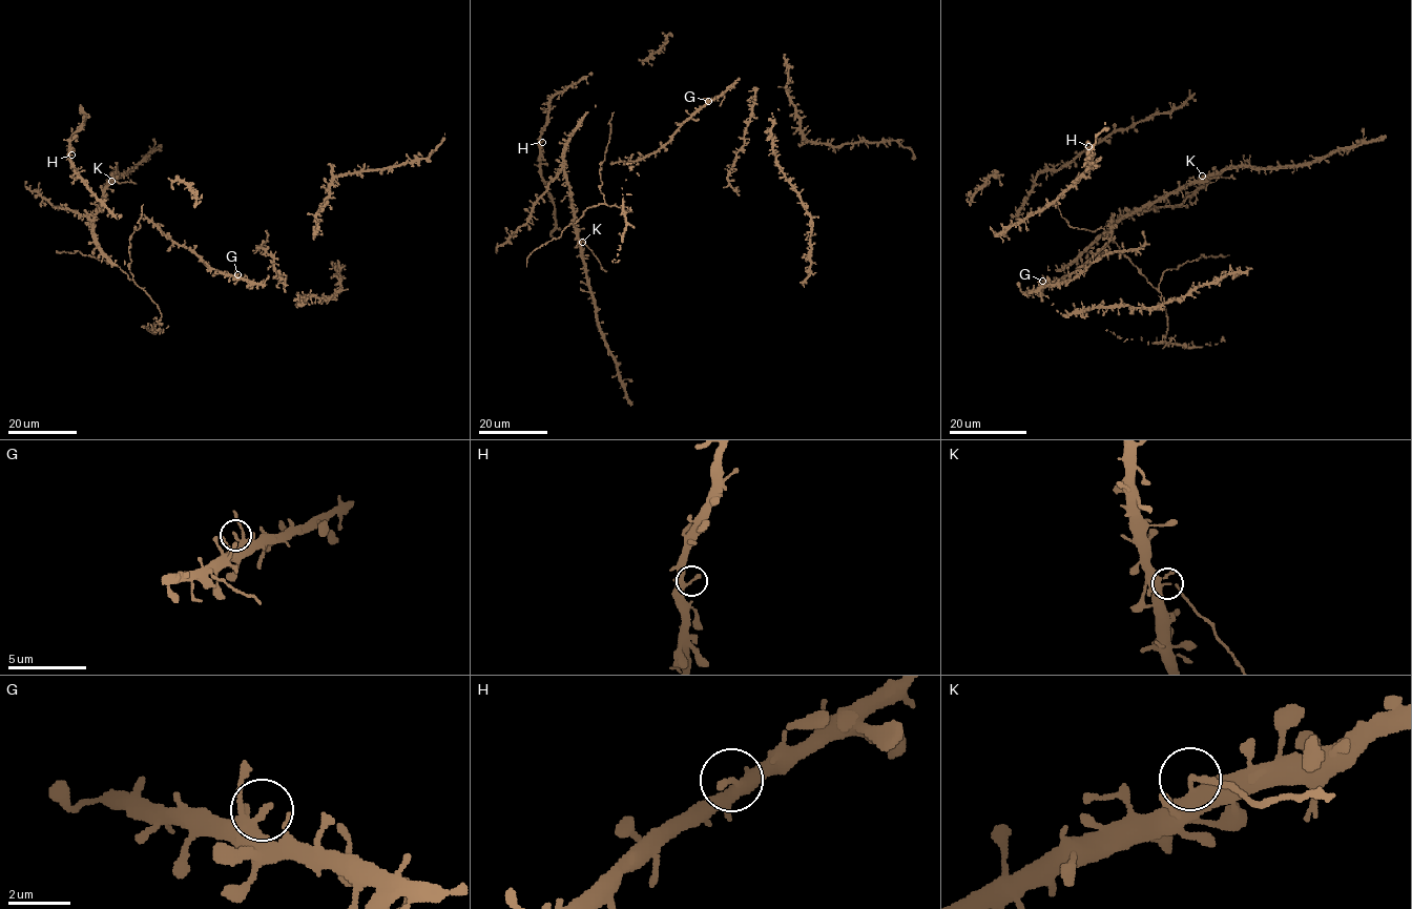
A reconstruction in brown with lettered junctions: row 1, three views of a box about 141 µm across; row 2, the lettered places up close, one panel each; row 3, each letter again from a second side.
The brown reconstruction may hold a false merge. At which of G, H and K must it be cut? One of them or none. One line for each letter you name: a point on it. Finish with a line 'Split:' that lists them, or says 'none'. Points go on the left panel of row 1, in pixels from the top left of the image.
K: (111, 181)
Split: K

